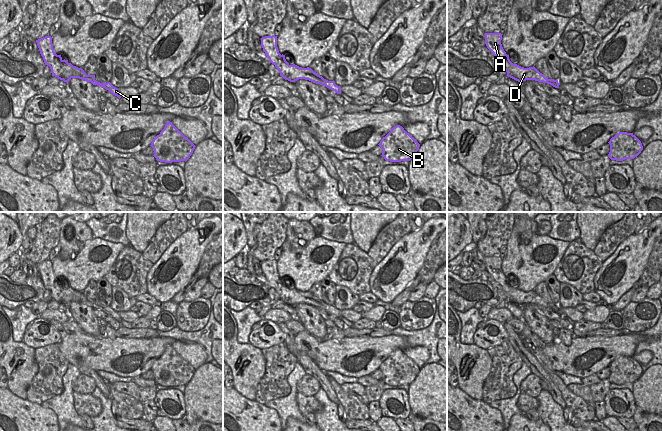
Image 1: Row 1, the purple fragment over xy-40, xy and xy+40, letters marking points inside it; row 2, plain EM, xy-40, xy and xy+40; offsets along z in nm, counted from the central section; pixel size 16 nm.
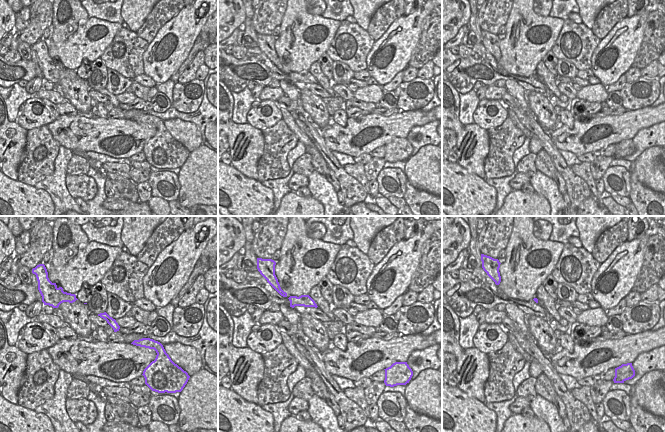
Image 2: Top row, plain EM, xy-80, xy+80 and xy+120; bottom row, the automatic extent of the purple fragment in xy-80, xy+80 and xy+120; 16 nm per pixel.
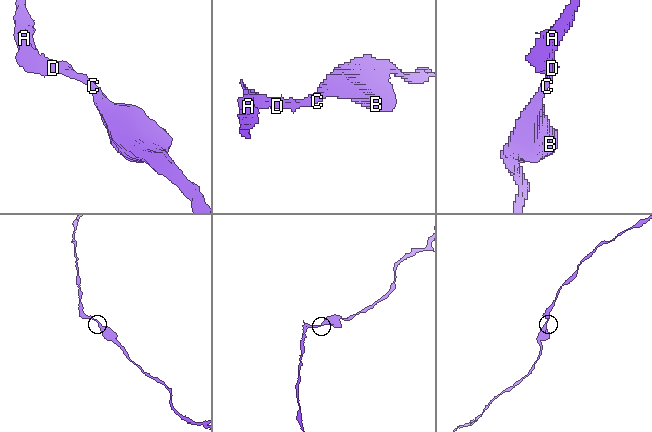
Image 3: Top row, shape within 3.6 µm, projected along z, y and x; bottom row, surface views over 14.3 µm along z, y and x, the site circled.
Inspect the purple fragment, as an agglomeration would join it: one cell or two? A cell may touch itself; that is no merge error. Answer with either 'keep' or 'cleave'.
keep

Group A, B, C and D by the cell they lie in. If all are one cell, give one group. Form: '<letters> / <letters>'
A B C D

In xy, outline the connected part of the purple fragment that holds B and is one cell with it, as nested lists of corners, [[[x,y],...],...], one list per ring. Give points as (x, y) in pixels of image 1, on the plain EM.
[[[400,349],[393,351],[378,369],[383,373],[381,380],[390,386],[410,385],[420,371]]]

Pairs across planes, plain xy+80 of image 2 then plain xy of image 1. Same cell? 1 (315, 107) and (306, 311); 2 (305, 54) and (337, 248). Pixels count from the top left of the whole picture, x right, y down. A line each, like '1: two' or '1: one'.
1: one
2: one

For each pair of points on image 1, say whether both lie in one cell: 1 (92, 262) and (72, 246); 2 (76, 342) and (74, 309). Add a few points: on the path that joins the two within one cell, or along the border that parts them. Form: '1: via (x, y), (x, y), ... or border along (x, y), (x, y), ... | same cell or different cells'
1: border along (93, 237), (85, 241), (73, 258), (59, 258) | different cells
2: border along (82, 330), (96, 337) | different cells

